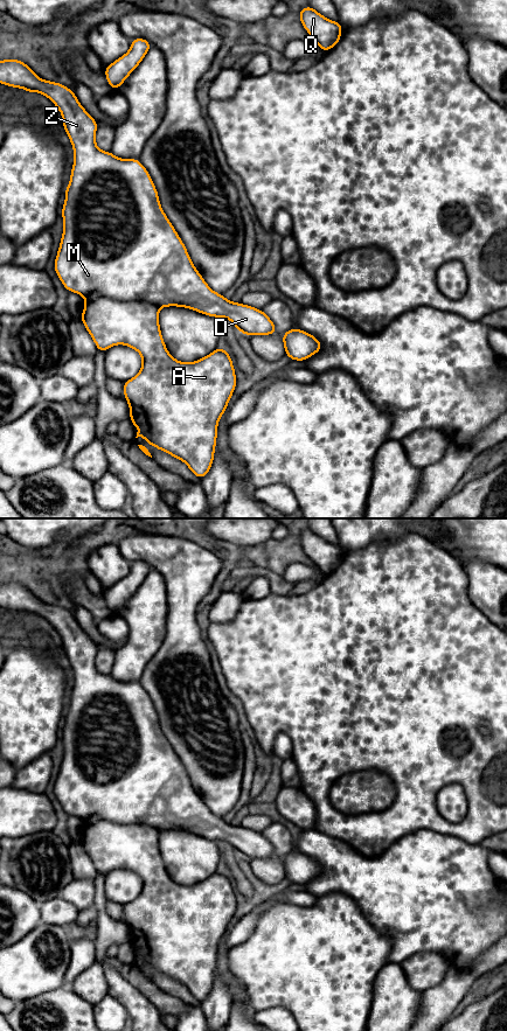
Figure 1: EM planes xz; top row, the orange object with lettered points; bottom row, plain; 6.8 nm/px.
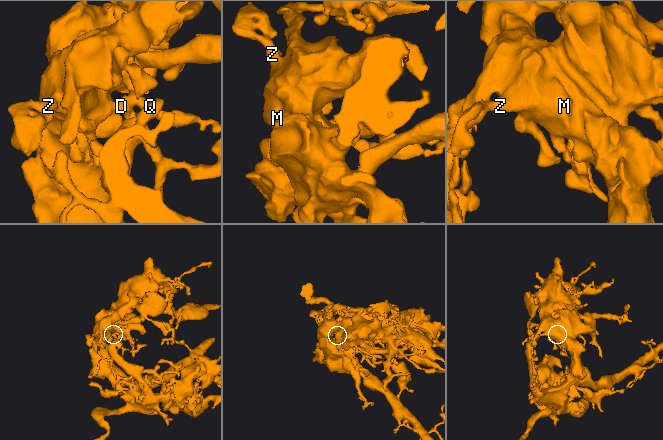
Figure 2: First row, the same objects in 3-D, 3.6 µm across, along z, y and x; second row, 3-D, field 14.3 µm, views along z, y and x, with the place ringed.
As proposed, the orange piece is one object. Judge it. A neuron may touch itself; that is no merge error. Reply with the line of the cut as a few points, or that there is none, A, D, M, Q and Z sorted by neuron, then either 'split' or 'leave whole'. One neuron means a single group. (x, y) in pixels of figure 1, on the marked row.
no cut; A D M Q Z; leave whole

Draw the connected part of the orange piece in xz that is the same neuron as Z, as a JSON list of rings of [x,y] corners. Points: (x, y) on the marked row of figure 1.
[[[16,58],[2,60],[0,61],[0,84],[23,89],[29,93],[39,92],[49,98],[54,105],[60,110],[63,119],[63,128],[70,139],[71,146],[74,148],[74,165],[71,168],[70,174],[70,182],[65,188],[65,201],[62,205],[62,218],[63,218],[63,232],[62,239],[60,241],[60,248],[54,262],[54,270],[65,287],[68,292],[74,292],[82,295],[85,299],[85,306],[81,314],[81,320],[86,328],[88,333],[92,336],[92,340],[97,347],[97,350],[105,353],[106,349],[118,344],[125,344],[134,350],[137,350],[141,358],[143,364],[140,371],[133,377],[123,383],[124,388],[124,398],[129,403],[130,406],[130,420],[132,422],[134,427],[138,427],[140,431],[137,432],[137,437],[143,437],[147,443],[152,444],[157,450],[164,451],[167,454],[181,460],[185,462],[190,472],[199,478],[200,480],[204,478],[213,465],[214,455],[215,455],[215,447],[216,447],[216,439],[217,439],[217,426],[222,415],[225,412],[229,400],[235,391],[237,378],[235,374],[235,368],[231,361],[230,354],[223,349],[222,347],[216,348],[209,355],[195,361],[195,362],[180,362],[175,360],[167,350],[165,341],[162,339],[162,334],[160,332],[160,323],[159,323],[159,309],[161,307],[183,307],[189,308],[201,314],[206,314],[213,318],[225,318],[229,319],[237,330],[242,334],[248,336],[251,335],[272,335],[278,334],[277,328],[273,321],[263,312],[263,309],[258,309],[251,307],[249,305],[243,305],[242,302],[231,302],[227,299],[223,294],[216,293],[213,291],[200,272],[194,266],[186,245],[182,243],[179,234],[174,229],[173,224],[166,216],[165,211],[161,208],[158,190],[153,183],[153,180],[148,173],[148,170],[143,166],[139,159],[121,159],[117,158],[112,154],[111,151],[105,152],[100,151],[96,145],[96,132],[97,132],[97,120],[91,117],[86,110],[81,105],[74,90],[67,88],[65,85],[44,81],[35,75],[32,68]]]

